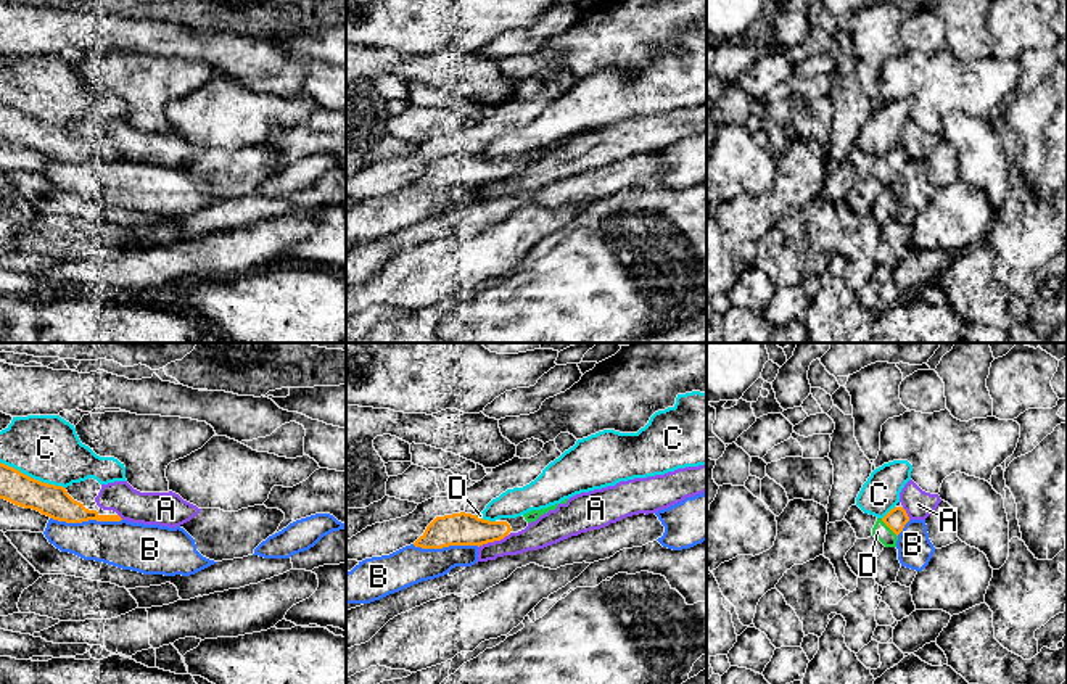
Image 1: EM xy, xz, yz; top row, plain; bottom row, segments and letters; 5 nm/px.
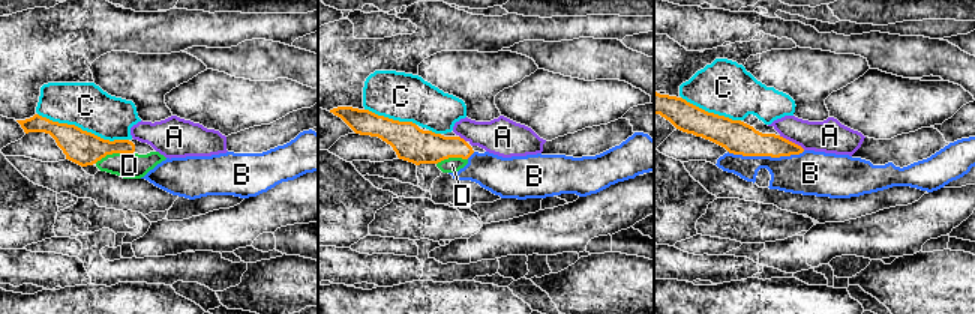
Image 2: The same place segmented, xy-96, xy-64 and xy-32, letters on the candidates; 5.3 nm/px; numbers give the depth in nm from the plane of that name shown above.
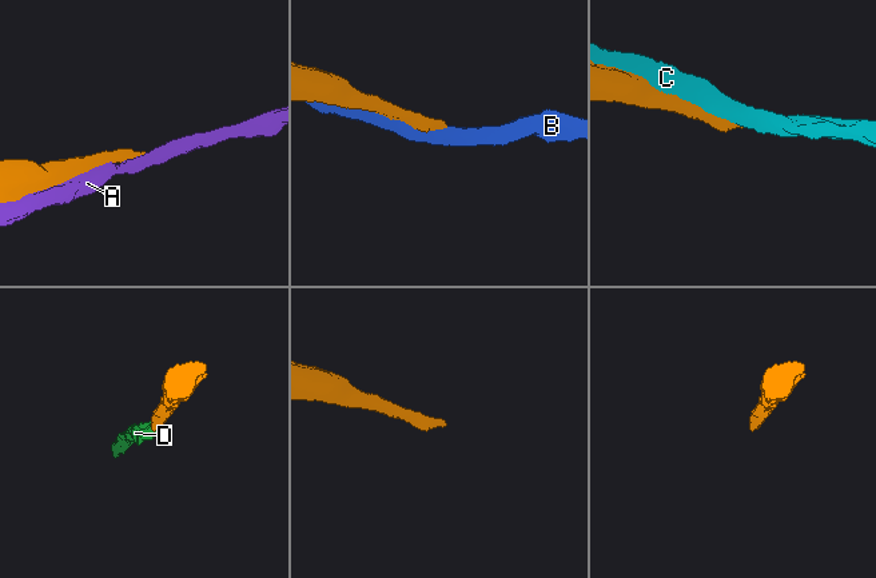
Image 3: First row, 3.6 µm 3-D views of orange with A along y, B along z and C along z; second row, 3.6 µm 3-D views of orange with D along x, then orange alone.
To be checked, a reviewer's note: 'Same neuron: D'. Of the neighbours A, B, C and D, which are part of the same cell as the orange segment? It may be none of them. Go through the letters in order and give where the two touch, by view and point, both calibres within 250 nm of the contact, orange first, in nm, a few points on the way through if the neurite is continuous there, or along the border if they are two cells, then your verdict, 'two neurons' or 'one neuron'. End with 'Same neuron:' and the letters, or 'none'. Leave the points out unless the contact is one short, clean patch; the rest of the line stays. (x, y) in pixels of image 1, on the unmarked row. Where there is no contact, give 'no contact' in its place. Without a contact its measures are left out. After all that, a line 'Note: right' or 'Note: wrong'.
A: contact xz (493, 181); calibres 160 and 140 nm; two neurons
B: contact xy (86, 160); calibres 160 and 240 nm; two neurons
C: contact xy (32, 118); calibres 160 and 320 nm; two neurons
D: contact yz (889, 166); calibres 100 and 90 nm; one neuron
Same neuron: D
Note: right

